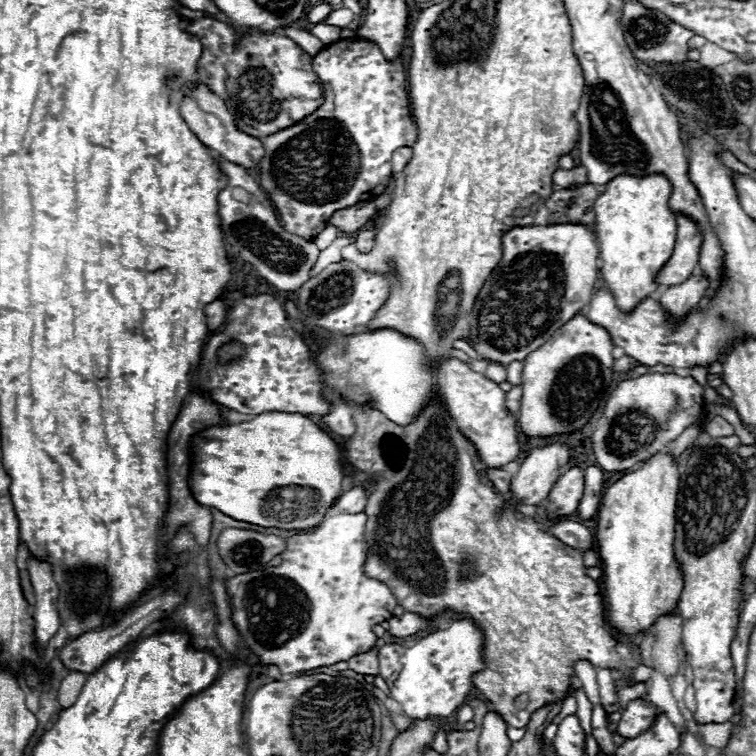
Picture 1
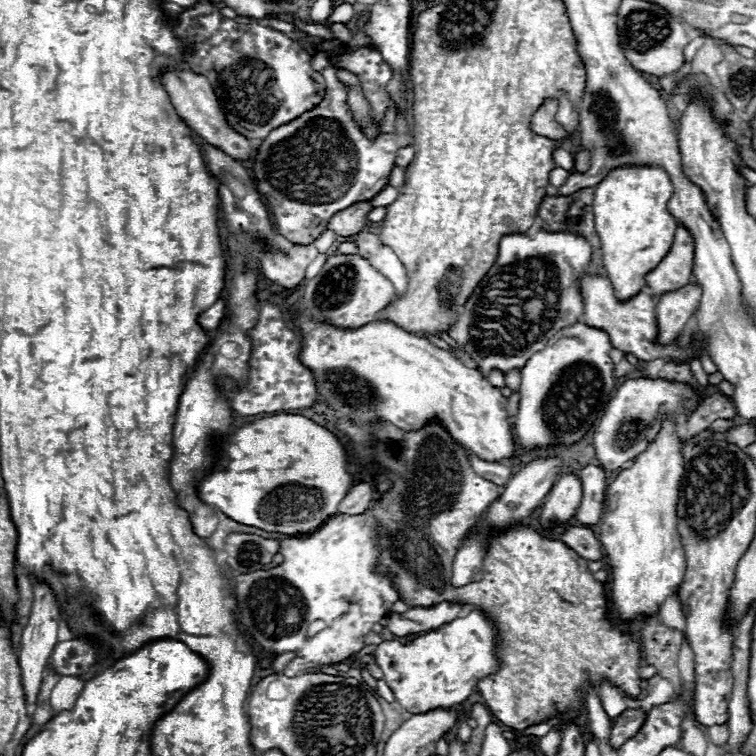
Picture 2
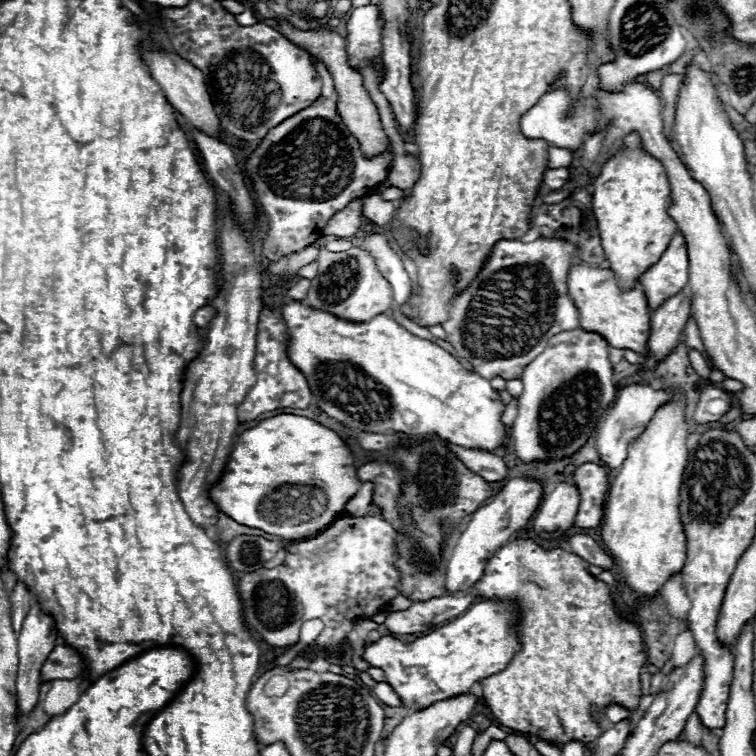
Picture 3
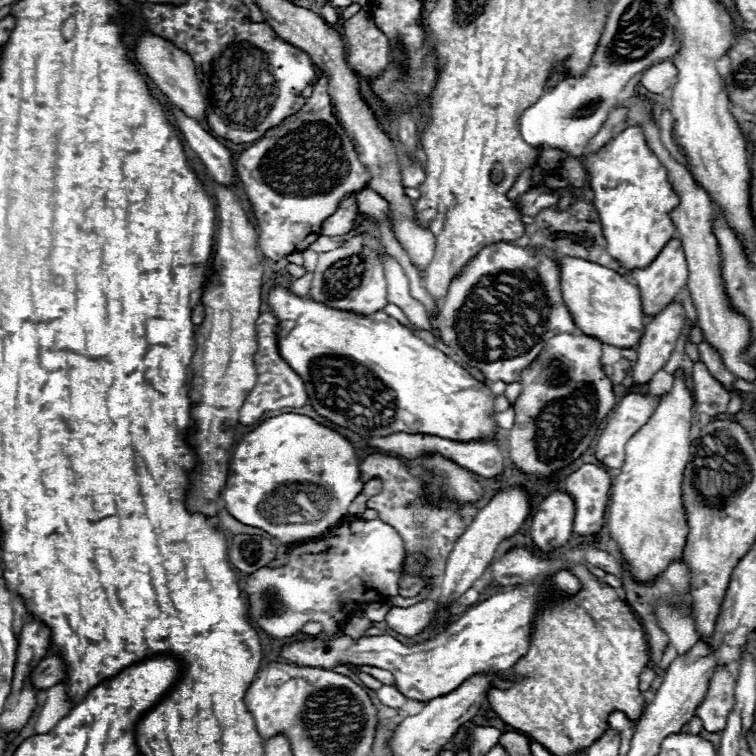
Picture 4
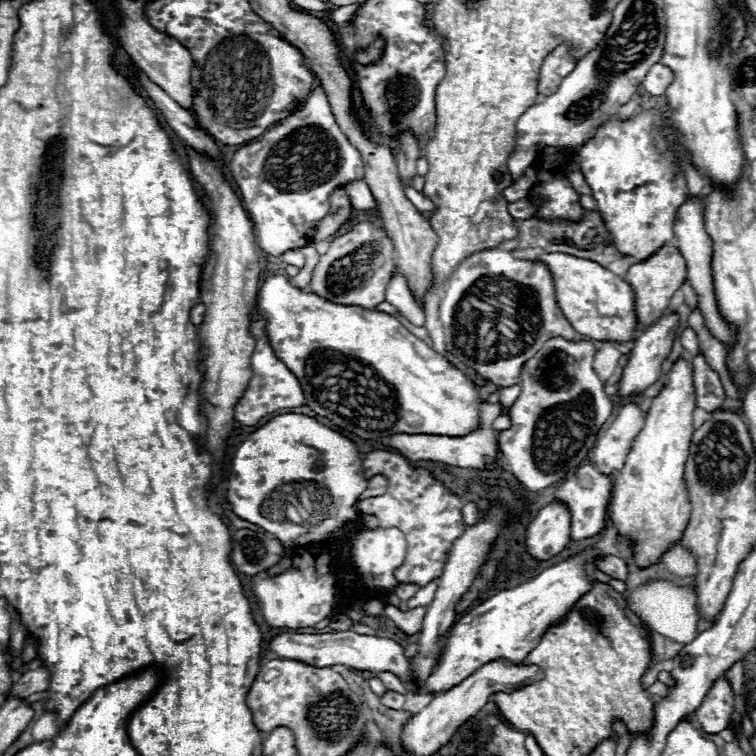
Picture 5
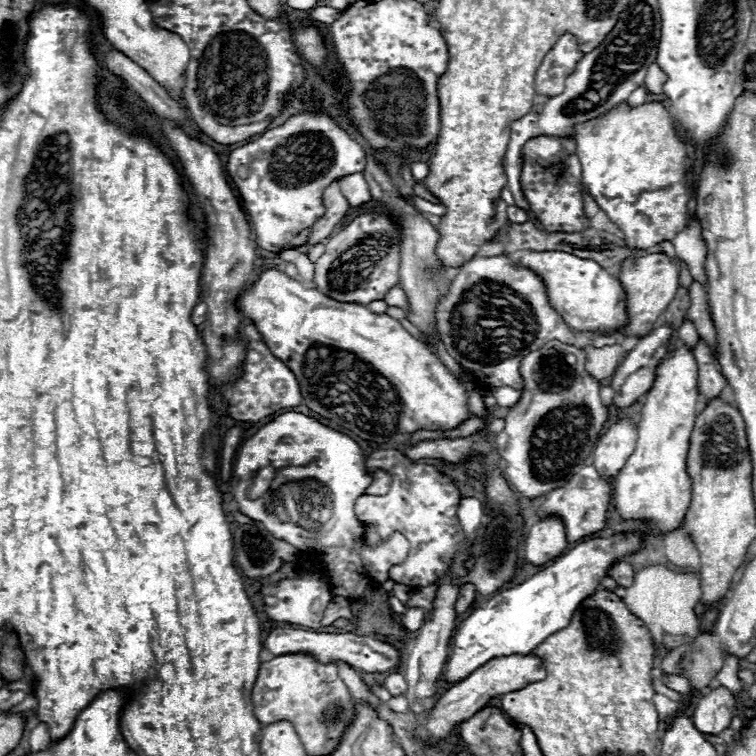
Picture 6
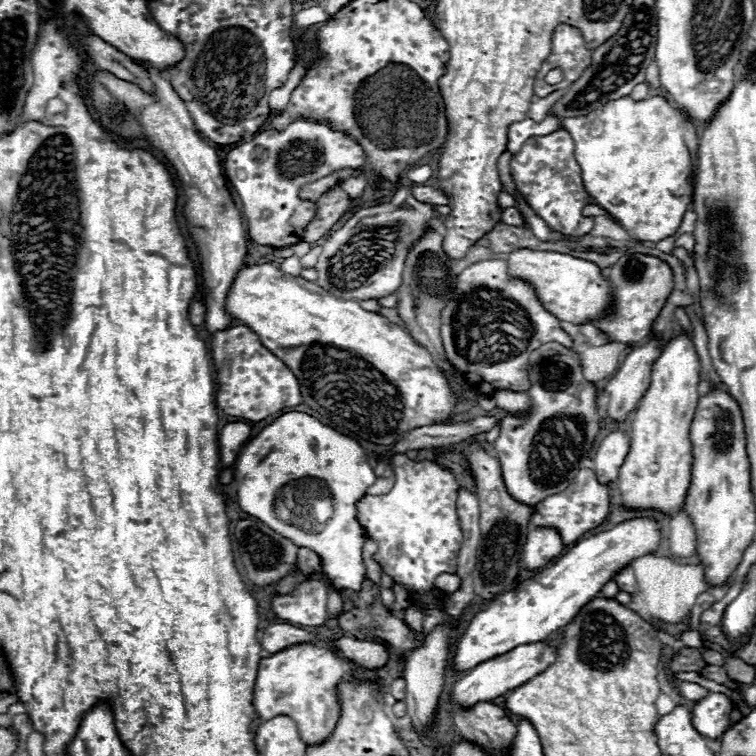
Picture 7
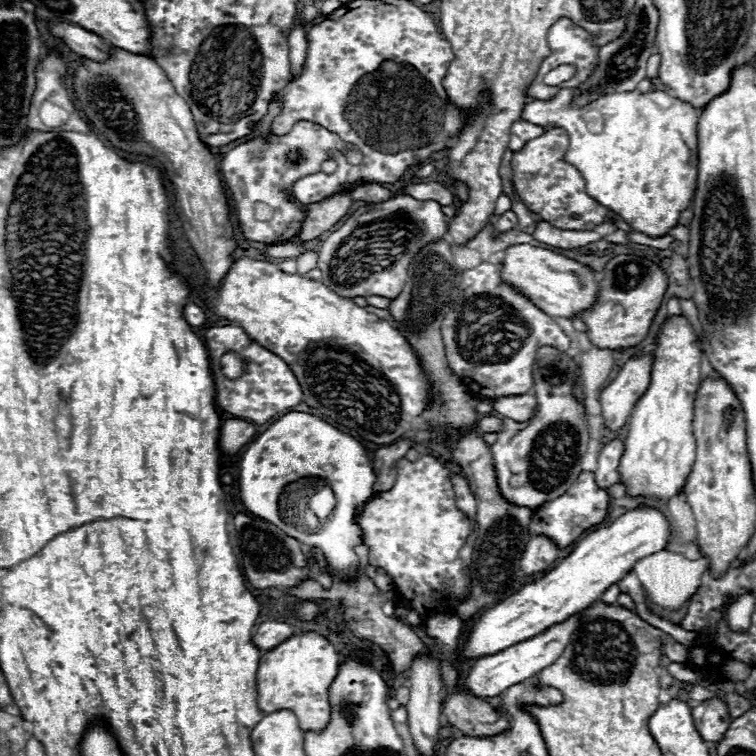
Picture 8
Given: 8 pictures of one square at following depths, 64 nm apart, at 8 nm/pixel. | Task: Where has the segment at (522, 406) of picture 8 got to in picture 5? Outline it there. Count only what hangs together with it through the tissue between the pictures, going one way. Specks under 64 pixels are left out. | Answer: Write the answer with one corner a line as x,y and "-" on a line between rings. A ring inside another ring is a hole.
518,384
508,386
508,388
502,388
502,392
500,392
500,402
502,402
506,408
510,408
510,406
516,402
518,394
520,394
520,386
518,386

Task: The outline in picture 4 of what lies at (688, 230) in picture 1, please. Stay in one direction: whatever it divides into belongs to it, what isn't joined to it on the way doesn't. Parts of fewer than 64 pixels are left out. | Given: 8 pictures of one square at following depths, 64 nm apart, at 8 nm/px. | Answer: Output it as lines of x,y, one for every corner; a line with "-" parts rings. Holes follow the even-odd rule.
672,238
648,268
634,270
630,276
640,288
644,314
656,316
674,300
676,292
686,286
688,266
682,242

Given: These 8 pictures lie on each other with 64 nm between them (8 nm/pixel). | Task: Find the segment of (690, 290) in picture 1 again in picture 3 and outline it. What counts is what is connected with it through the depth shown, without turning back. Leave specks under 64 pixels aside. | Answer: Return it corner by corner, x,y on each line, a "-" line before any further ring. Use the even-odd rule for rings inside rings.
678,292
652,312
652,318
650,318
652,330
648,338
650,354
646,356
648,364
654,364
656,360
666,358
670,350
676,346
678,336
690,318
690,304
692,304
692,298

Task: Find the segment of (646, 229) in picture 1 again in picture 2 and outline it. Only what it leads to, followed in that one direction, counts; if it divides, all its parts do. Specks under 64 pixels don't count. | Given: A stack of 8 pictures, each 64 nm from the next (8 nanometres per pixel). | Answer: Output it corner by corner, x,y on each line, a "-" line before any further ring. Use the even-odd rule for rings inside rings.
624,166
612,170
594,190
594,222
602,248
602,266
612,282
618,300
630,300
644,288
646,274
668,254
678,228
666,204
672,196
672,182
662,168

